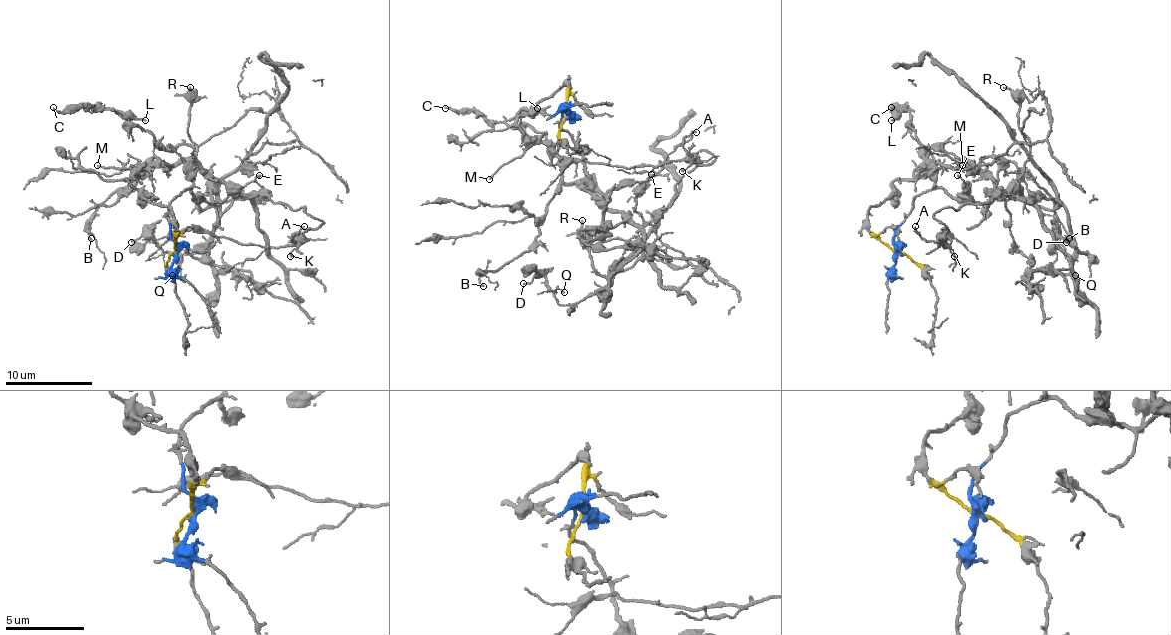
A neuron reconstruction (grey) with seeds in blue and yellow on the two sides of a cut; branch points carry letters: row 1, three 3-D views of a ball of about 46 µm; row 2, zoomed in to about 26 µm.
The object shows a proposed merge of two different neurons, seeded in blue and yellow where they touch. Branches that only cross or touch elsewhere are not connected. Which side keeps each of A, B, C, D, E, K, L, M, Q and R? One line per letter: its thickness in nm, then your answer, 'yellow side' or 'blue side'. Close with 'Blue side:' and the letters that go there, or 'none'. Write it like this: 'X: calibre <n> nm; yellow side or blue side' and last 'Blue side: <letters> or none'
A: calibre 180 nm; yellow side
B: calibre 130 nm; yellow side
C: calibre 200 nm; yellow side
D: calibre 140 nm; blue side
E: calibre 180 nm; blue side
K: calibre 170 nm; yellow side
L: calibre 140 nm; yellow side
M: calibre 160 nm; yellow side
Q: calibre 120 nm; blue side
R: calibre 160 nm; blue side
Blue side: D, E, Q, R

